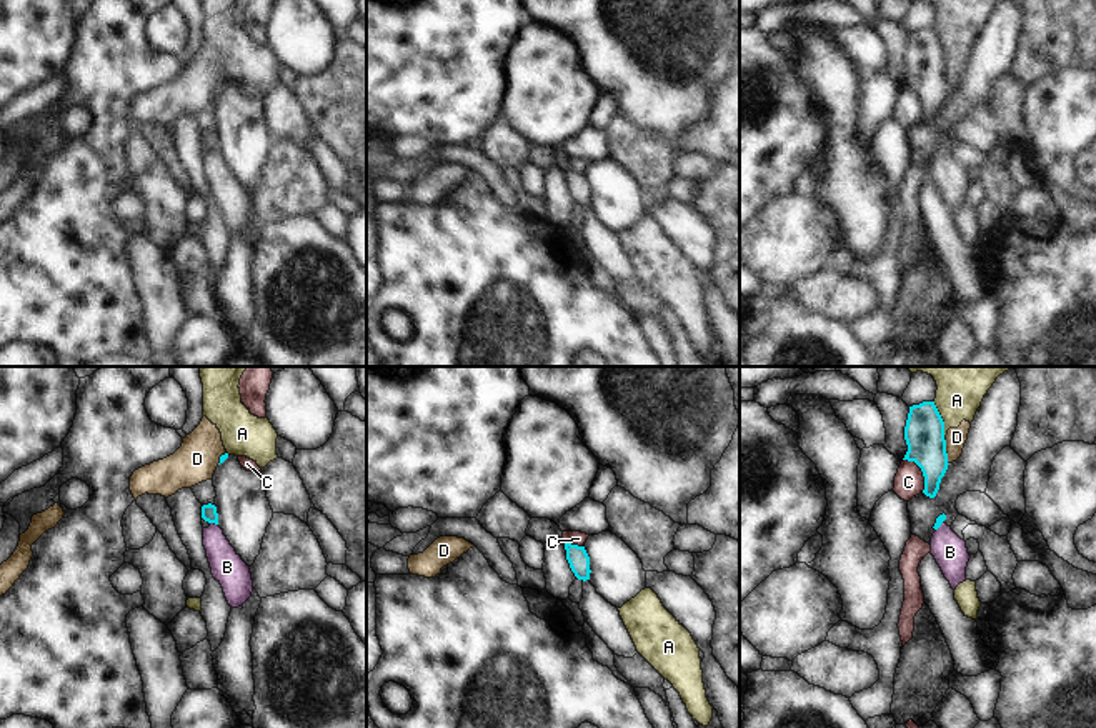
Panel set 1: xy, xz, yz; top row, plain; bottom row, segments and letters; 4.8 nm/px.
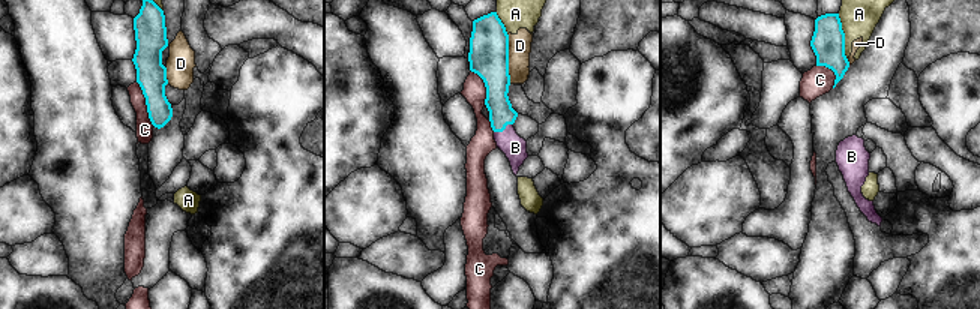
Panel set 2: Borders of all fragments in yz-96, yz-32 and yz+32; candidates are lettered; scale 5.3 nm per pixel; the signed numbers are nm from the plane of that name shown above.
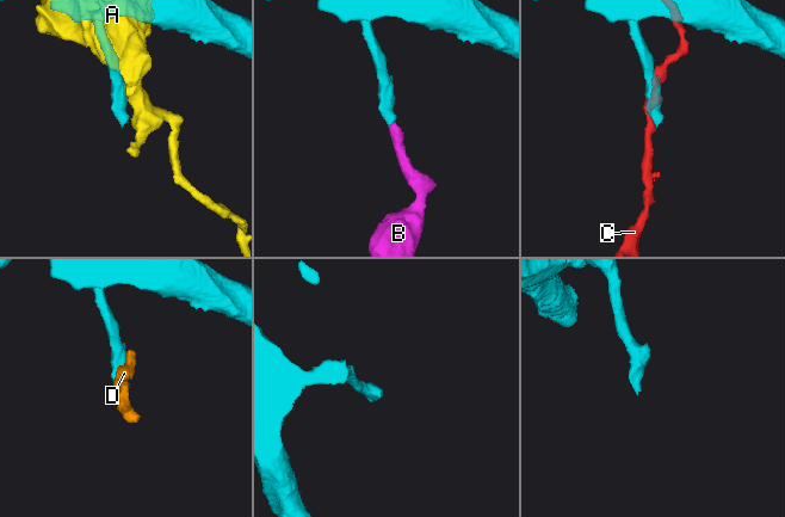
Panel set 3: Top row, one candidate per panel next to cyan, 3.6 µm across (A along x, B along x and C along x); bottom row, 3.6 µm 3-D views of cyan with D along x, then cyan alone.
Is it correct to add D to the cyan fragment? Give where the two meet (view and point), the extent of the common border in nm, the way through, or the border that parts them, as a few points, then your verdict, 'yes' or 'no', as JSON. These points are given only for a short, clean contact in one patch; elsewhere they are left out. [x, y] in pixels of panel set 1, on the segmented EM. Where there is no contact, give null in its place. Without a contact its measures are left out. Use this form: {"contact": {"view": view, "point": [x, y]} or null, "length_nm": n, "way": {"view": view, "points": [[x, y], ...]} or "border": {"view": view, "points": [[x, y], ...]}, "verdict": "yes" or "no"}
{"contact": {"view": "yz", "point": [945, 452]}, "length_nm": 120, "border": {"view": "yz", "points": [[945, 440], [948, 463]]}, "verdict": "no"}

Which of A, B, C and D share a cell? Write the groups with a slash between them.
A D / B / C

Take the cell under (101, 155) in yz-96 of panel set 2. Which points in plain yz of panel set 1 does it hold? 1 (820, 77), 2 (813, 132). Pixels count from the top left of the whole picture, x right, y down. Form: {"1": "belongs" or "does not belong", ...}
{"1": "belongs", "2": "does not belong"}

